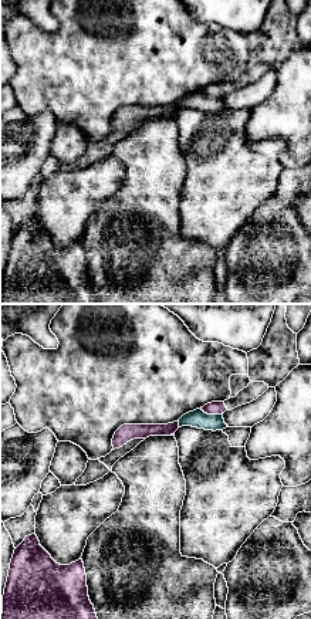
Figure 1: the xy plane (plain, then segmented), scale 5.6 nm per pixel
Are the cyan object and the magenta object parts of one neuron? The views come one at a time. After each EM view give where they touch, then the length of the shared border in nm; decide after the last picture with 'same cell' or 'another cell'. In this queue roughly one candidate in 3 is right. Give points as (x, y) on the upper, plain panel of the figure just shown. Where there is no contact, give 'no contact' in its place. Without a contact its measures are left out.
meets cyan at (210, 97); contact 130 nm long

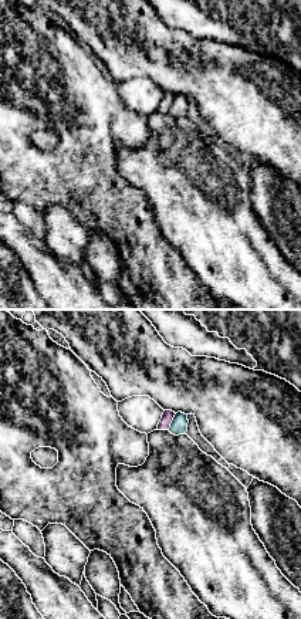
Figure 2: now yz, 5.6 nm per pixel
meets cyan at (172, 104); contact 110 nm long

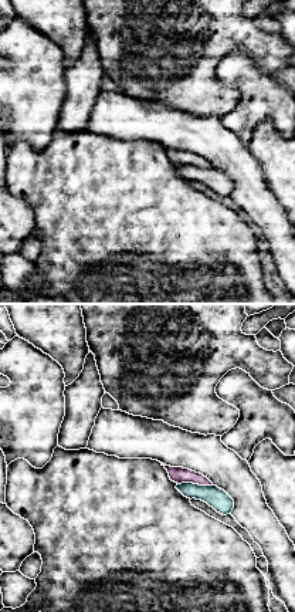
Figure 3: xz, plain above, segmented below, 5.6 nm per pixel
meets cyan at (195, 166); contact 200 nm long

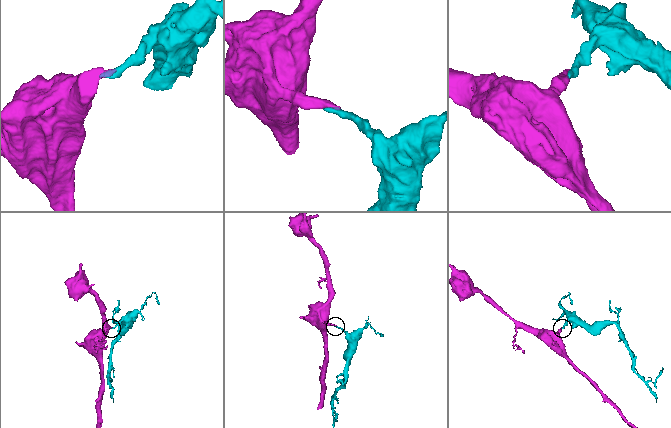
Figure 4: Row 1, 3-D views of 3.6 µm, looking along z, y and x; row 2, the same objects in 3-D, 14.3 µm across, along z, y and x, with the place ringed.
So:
another cell

